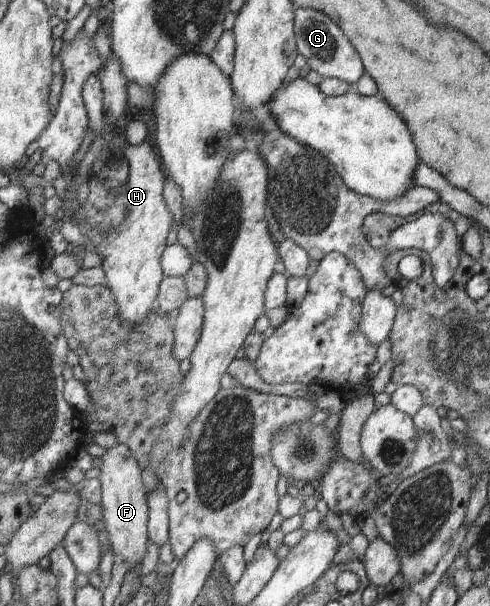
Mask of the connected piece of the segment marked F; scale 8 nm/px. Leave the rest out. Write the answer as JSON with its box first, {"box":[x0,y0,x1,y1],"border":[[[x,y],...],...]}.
{"box":[97,444,148,569],"border":[[[117,444],[106,448],[101,456],[97,483],[101,483],[103,520],[109,535],[112,551],[120,557],[120,561],[127,561],[129,569],[141,563],[147,555],[148,506],[144,484],[142,484],[141,469],[134,459],[130,448],[124,444]]]}

